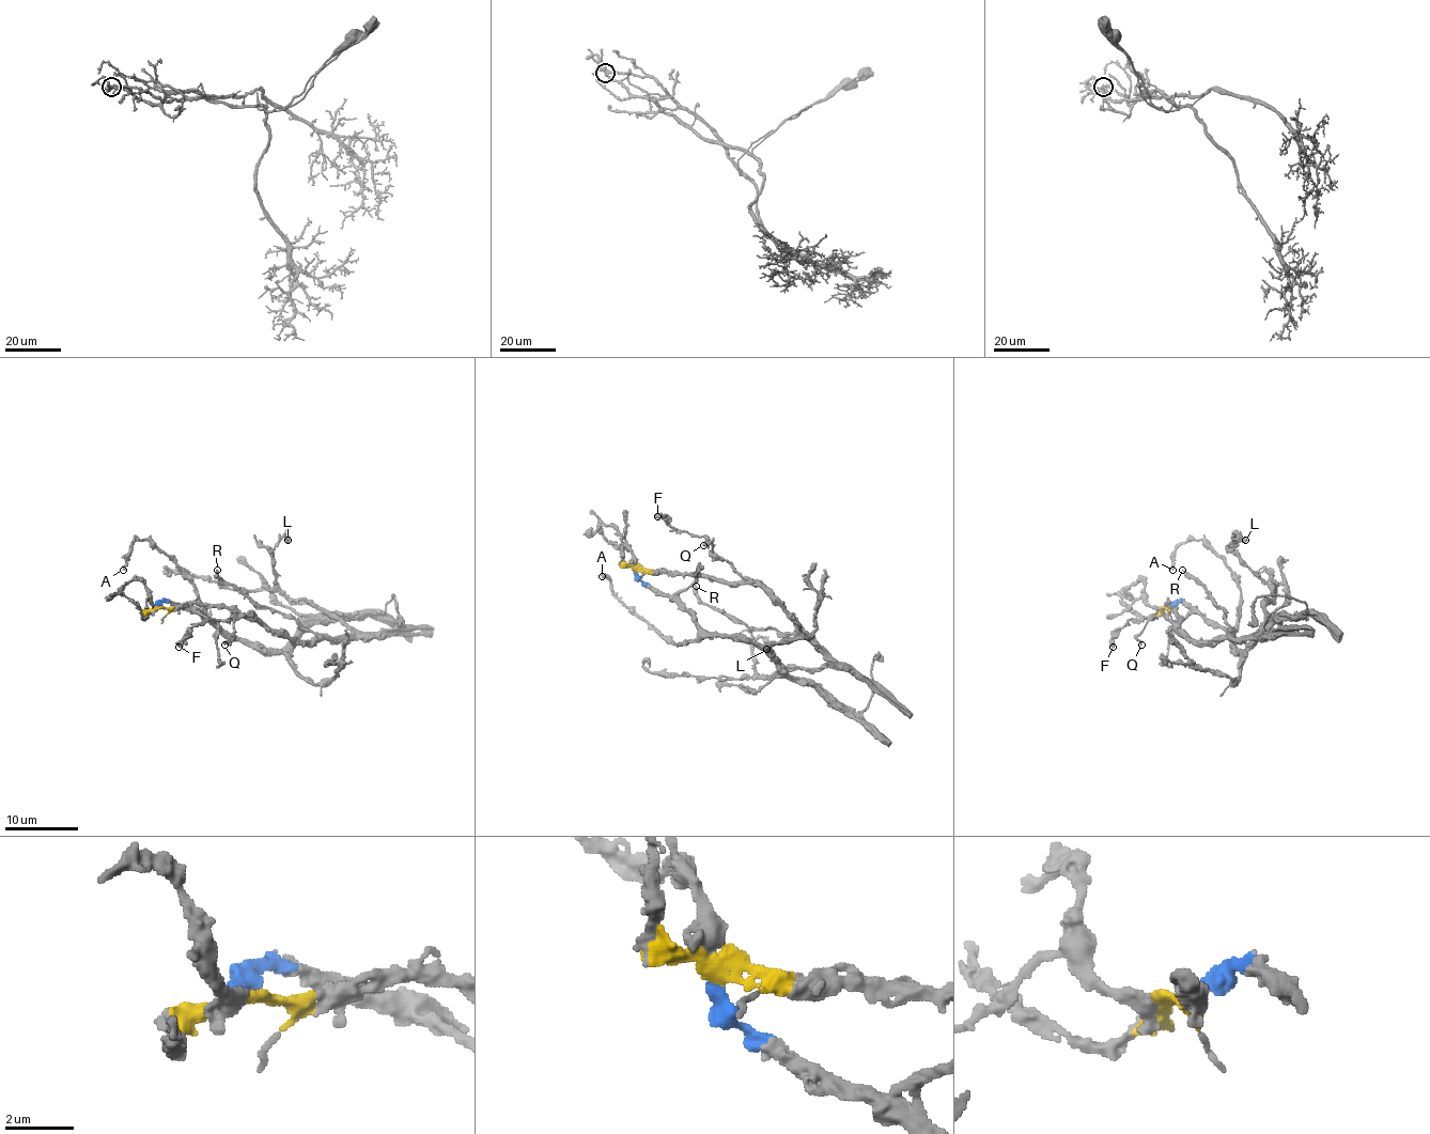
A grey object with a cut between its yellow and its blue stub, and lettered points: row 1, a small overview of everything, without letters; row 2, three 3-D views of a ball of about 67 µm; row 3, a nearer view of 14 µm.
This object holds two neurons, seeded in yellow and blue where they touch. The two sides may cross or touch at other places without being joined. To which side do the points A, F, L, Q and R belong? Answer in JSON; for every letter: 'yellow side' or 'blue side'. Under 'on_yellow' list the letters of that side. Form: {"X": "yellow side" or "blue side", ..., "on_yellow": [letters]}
{"A": "blue side", "F": "yellow side", "L": "yellow side", "Q": "yellow side", "R": "yellow side", "on_yellow": ["F", "L", "Q", "R"]}

